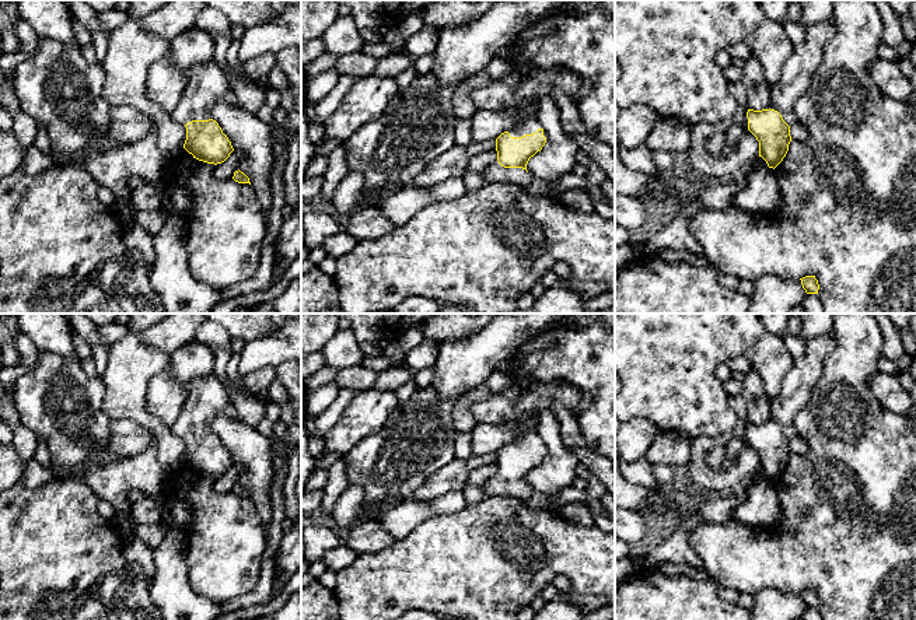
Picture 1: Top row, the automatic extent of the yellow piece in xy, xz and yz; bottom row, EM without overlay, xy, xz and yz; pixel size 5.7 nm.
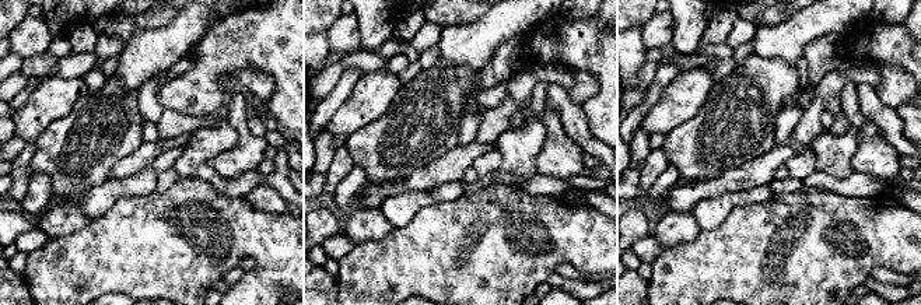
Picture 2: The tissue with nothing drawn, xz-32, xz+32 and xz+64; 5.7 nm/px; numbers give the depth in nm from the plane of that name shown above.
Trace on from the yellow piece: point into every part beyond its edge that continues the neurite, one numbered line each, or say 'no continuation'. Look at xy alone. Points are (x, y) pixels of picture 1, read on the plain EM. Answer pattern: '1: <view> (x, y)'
1: xy (207, 398)

